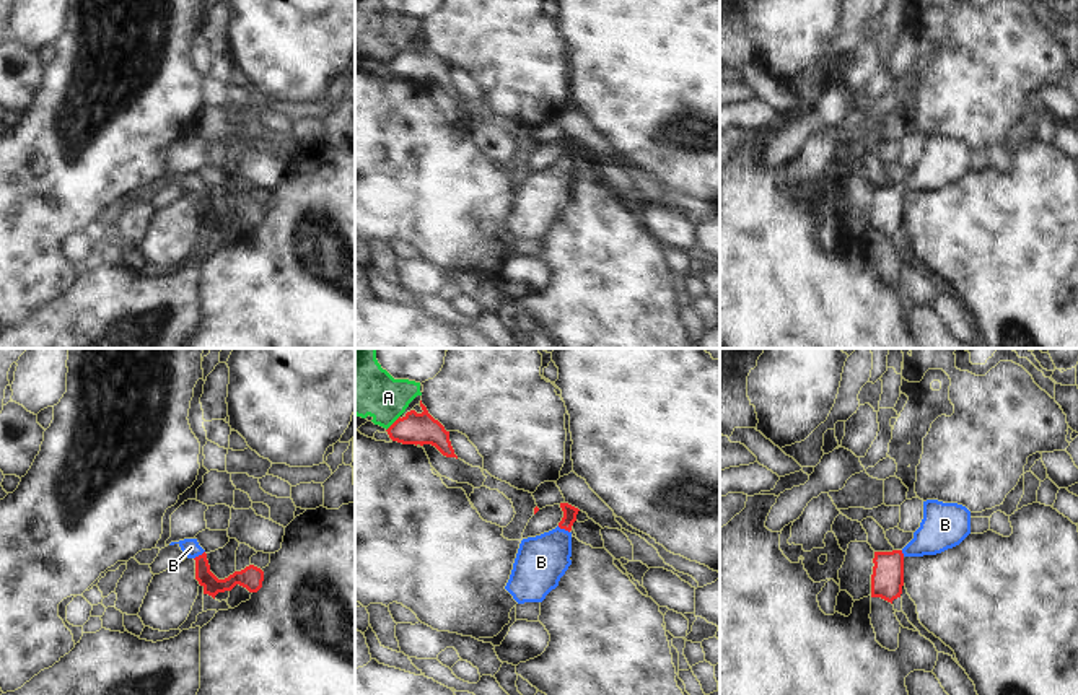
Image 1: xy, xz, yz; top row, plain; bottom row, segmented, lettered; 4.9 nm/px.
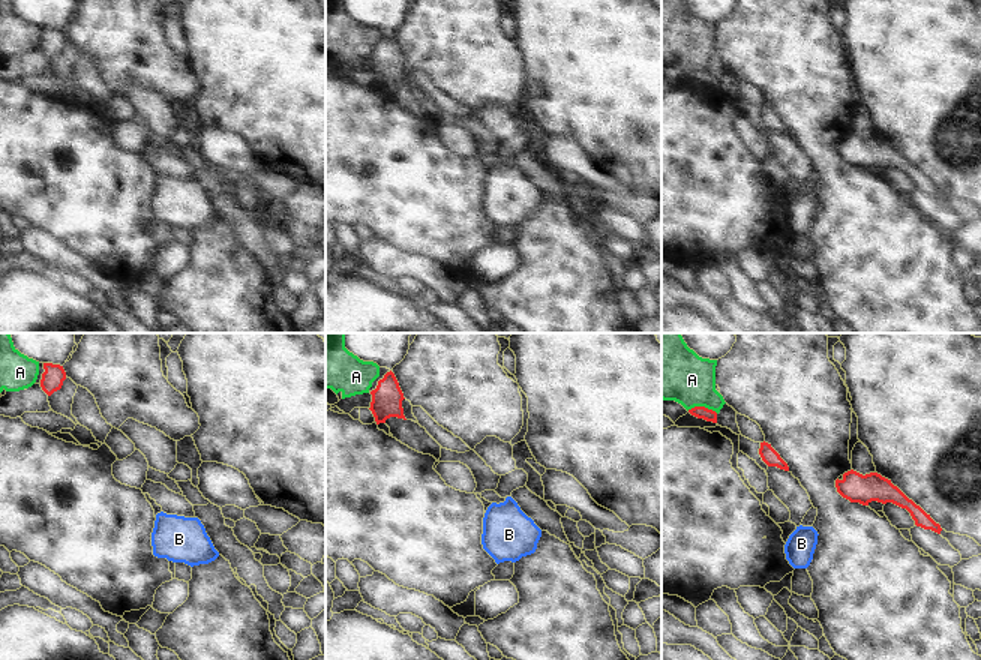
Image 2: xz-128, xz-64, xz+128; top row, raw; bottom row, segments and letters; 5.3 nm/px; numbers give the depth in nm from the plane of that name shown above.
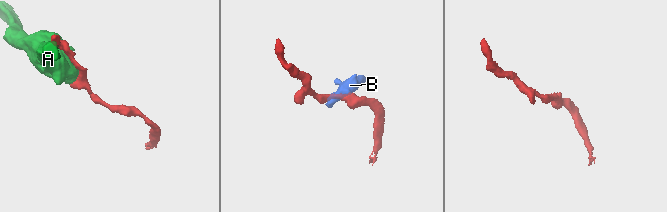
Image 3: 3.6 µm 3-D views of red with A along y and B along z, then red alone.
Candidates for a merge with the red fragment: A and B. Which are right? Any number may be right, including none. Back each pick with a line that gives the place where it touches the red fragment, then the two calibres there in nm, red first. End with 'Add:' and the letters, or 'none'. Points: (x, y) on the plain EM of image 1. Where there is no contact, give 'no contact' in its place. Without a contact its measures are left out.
B: contact xz (564, 163); calibres 70 and 240 nm
Add: B

